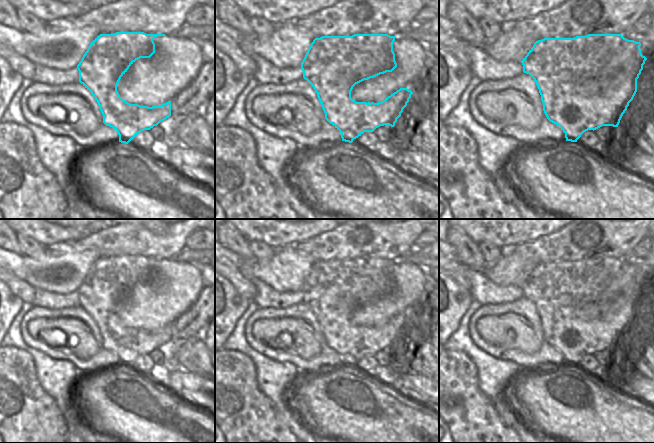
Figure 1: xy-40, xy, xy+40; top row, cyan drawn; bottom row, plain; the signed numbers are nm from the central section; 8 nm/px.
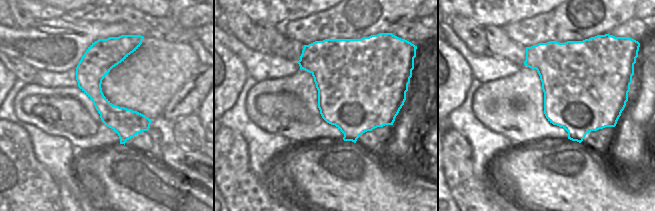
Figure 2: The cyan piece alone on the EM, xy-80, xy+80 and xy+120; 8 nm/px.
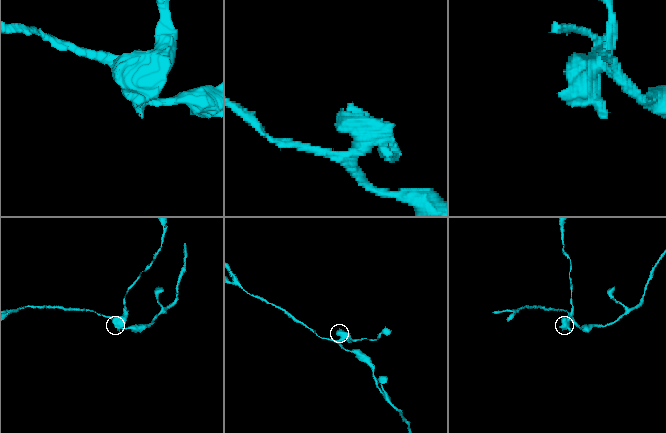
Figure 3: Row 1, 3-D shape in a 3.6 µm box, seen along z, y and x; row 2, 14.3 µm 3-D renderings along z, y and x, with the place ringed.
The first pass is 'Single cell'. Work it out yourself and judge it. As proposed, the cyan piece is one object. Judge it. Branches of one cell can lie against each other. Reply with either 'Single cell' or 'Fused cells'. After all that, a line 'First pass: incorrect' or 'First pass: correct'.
Fused cells
First pass: incorrect

